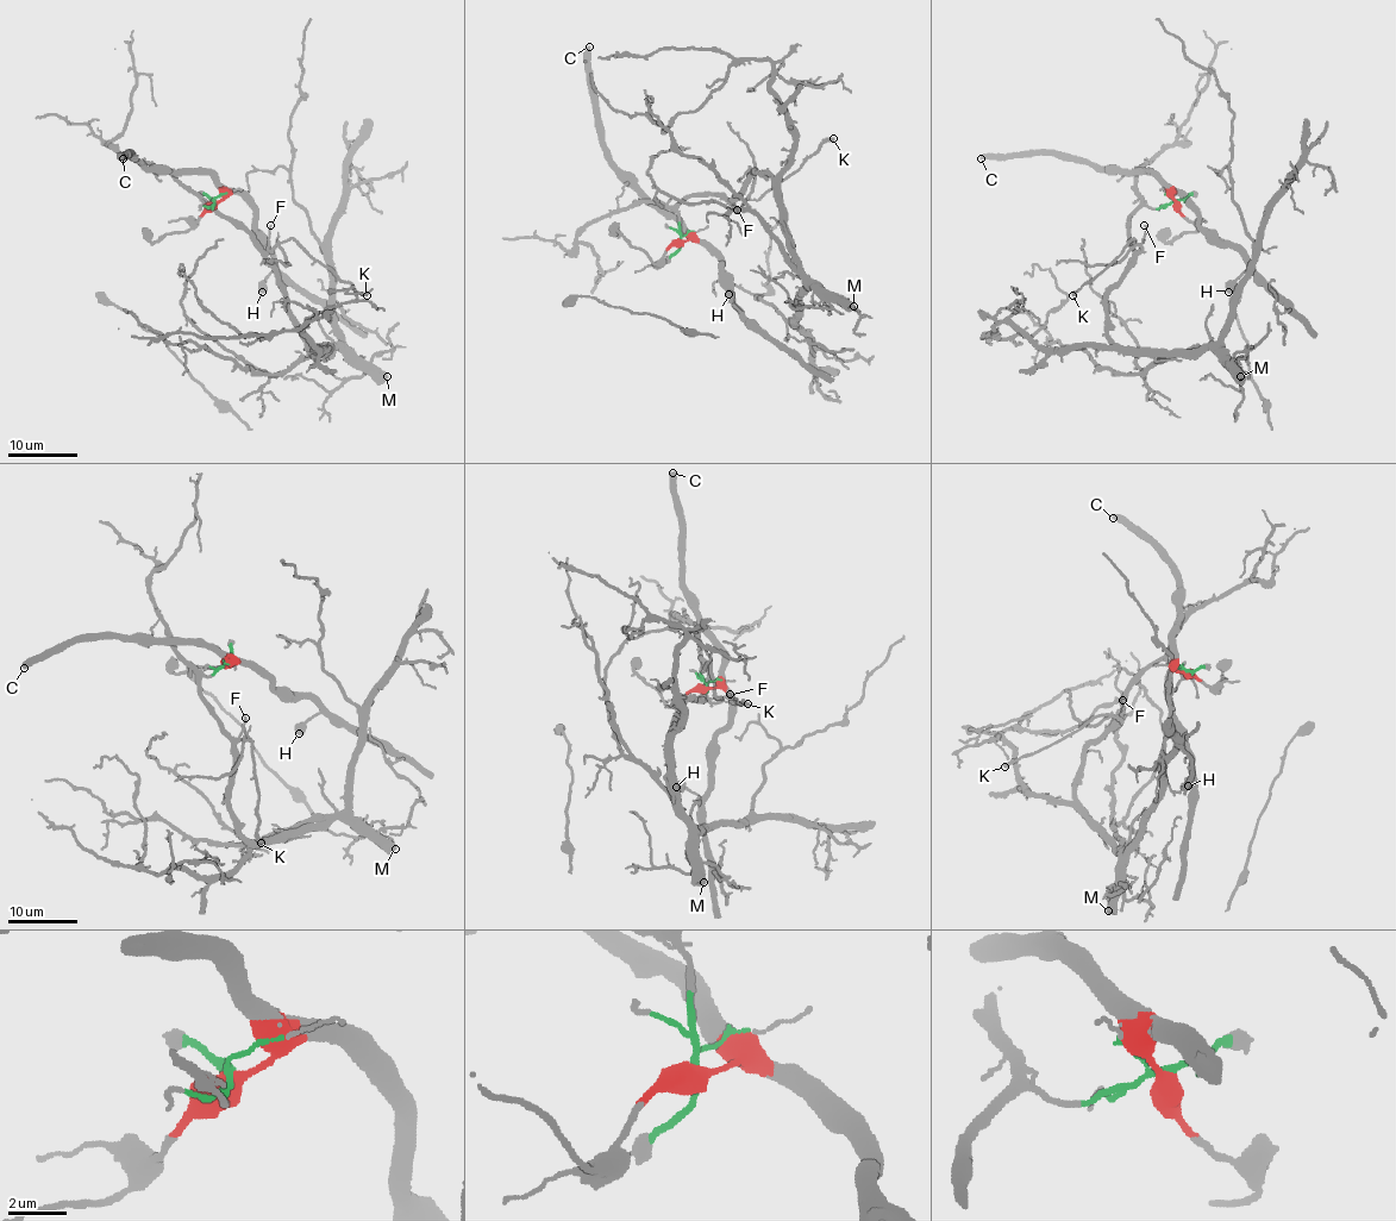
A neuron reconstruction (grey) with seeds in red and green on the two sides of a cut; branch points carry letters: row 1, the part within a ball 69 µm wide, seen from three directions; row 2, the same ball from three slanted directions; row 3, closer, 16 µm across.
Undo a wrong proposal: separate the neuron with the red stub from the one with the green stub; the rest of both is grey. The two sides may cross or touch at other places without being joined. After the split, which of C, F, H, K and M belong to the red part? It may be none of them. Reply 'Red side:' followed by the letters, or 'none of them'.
Red side: C, H

